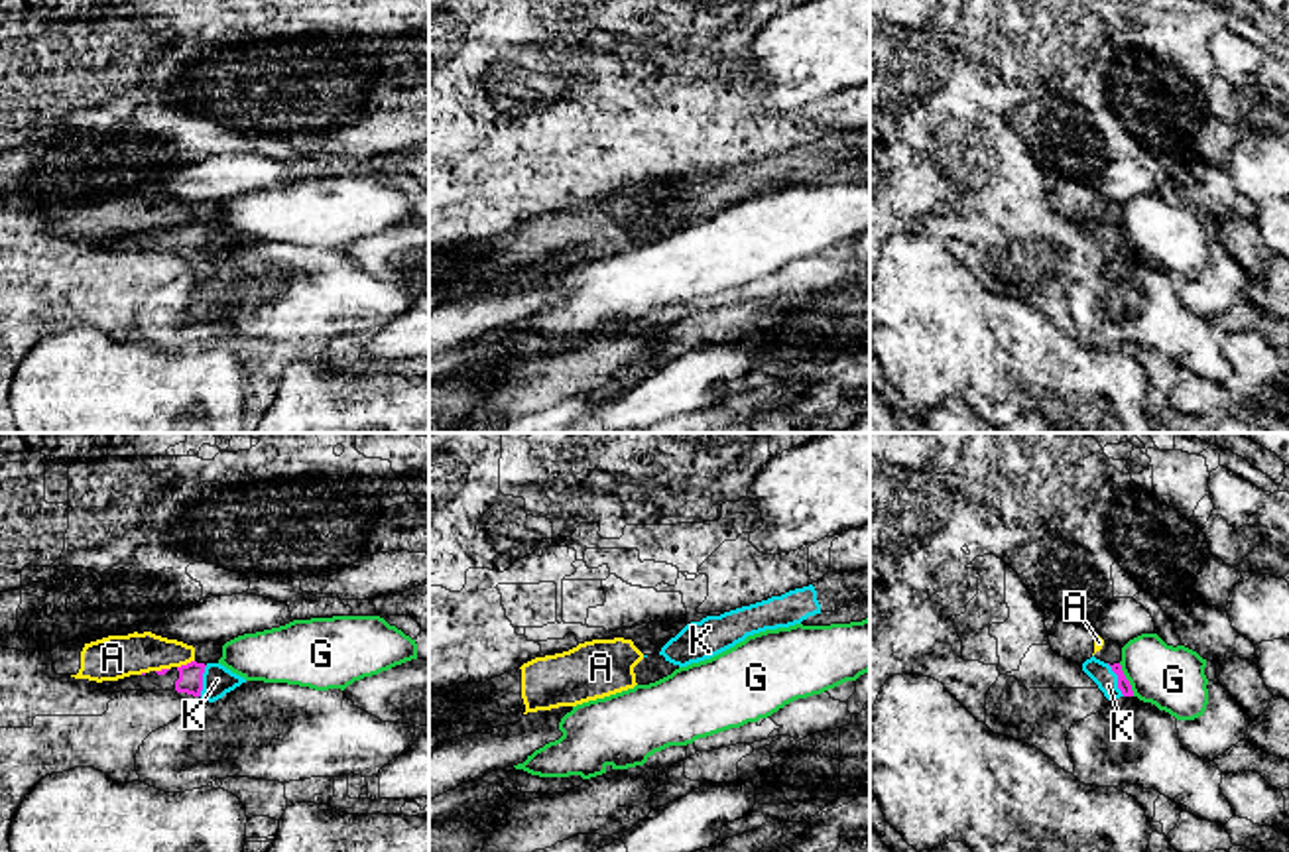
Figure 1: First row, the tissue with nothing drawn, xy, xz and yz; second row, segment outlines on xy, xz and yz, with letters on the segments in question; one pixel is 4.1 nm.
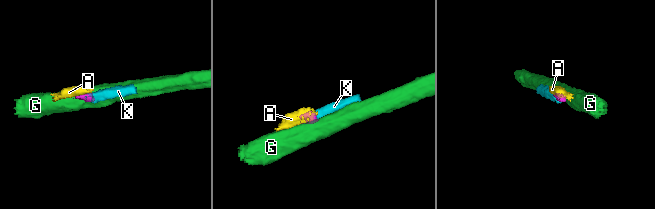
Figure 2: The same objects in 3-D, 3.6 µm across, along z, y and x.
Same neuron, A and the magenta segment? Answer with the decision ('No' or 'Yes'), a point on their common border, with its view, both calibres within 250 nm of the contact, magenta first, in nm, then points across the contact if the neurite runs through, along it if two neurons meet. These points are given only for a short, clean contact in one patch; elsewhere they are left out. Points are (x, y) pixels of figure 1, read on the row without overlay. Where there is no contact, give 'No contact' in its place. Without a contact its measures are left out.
No. Touches magenta at xy (187, 223). Thickness 100 nm (magenta) against 170 nm. Boundary: xy (193, 219), (178, 227)

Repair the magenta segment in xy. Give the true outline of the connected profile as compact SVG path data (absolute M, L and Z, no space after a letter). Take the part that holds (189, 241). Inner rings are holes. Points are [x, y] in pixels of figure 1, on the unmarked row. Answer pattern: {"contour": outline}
{"contour": "M191 220L181 226L130 234L102 244L118 246L122 250L146 250L146 252L177 250L215 262L222 258L226 252L240 246L242 242L246 242L244 236L232 232L220 222L205 224Z"}

